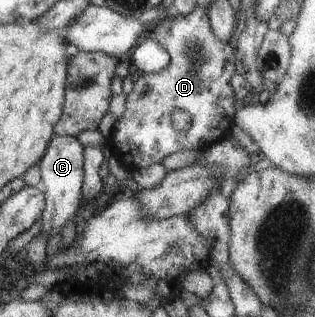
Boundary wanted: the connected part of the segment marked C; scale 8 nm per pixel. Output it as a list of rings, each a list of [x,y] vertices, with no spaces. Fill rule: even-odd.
[[[53,134],[38,163],[41,169],[42,189],[45,193],[41,232],[46,232],[49,236],[56,231],[62,233],[62,228],[72,219],[74,213],[76,214],[78,210],[82,209],[84,148],[77,137]]]

